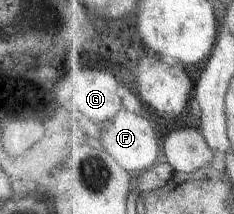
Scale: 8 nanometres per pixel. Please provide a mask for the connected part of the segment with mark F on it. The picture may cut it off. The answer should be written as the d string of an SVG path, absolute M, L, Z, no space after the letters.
M123 109L113 120L107 120L100 126L93 128L95 133L101 135L102 149L115 158L119 165L129 173L135 175L139 172L153 168L162 159L161 146L157 140L157 134L147 120L147 116L129 112Z

